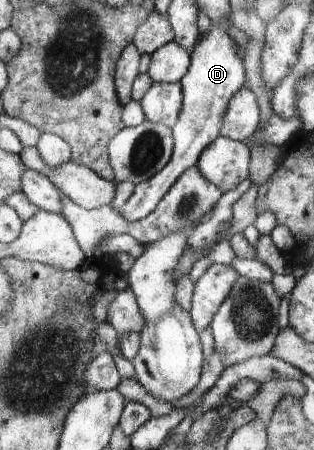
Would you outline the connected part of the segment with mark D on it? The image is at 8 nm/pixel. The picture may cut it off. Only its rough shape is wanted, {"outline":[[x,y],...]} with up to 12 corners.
{"outline":[[210,23],[179,81],[168,165],[117,209],[154,213],[219,136],[245,71],[229,23]]}

